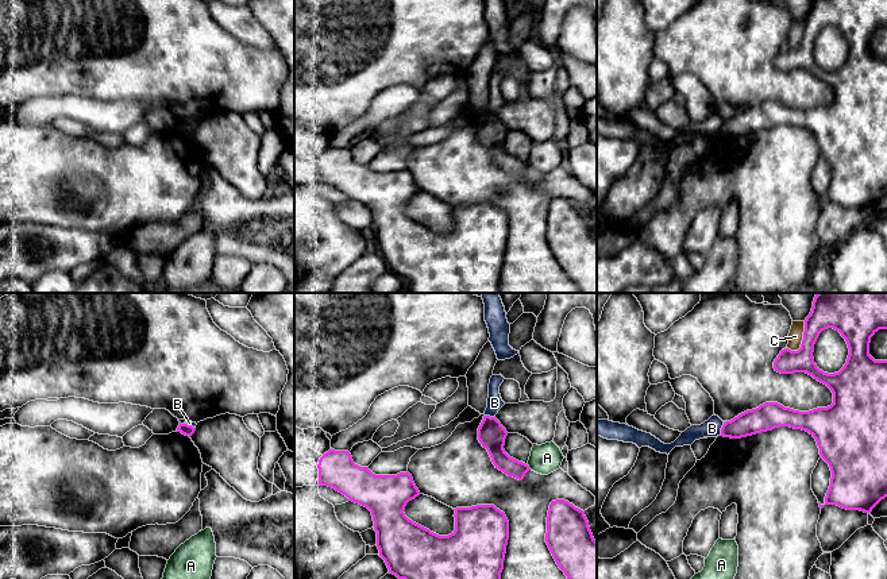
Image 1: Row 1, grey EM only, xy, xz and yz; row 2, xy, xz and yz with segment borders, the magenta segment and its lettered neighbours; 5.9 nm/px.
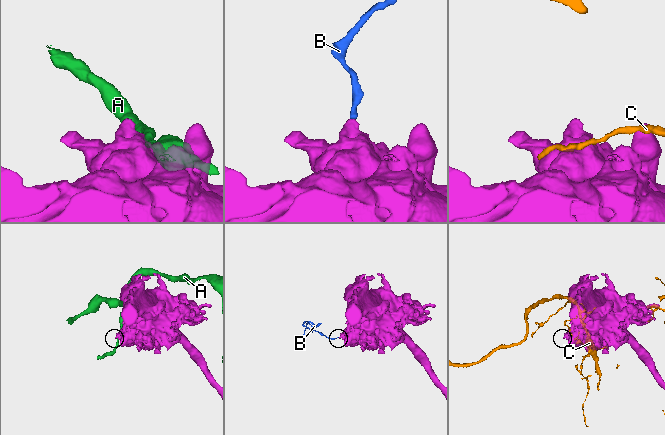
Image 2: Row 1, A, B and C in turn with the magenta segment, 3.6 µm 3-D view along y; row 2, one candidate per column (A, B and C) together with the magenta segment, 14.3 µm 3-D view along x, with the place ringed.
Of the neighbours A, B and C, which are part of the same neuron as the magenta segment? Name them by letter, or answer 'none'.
none

